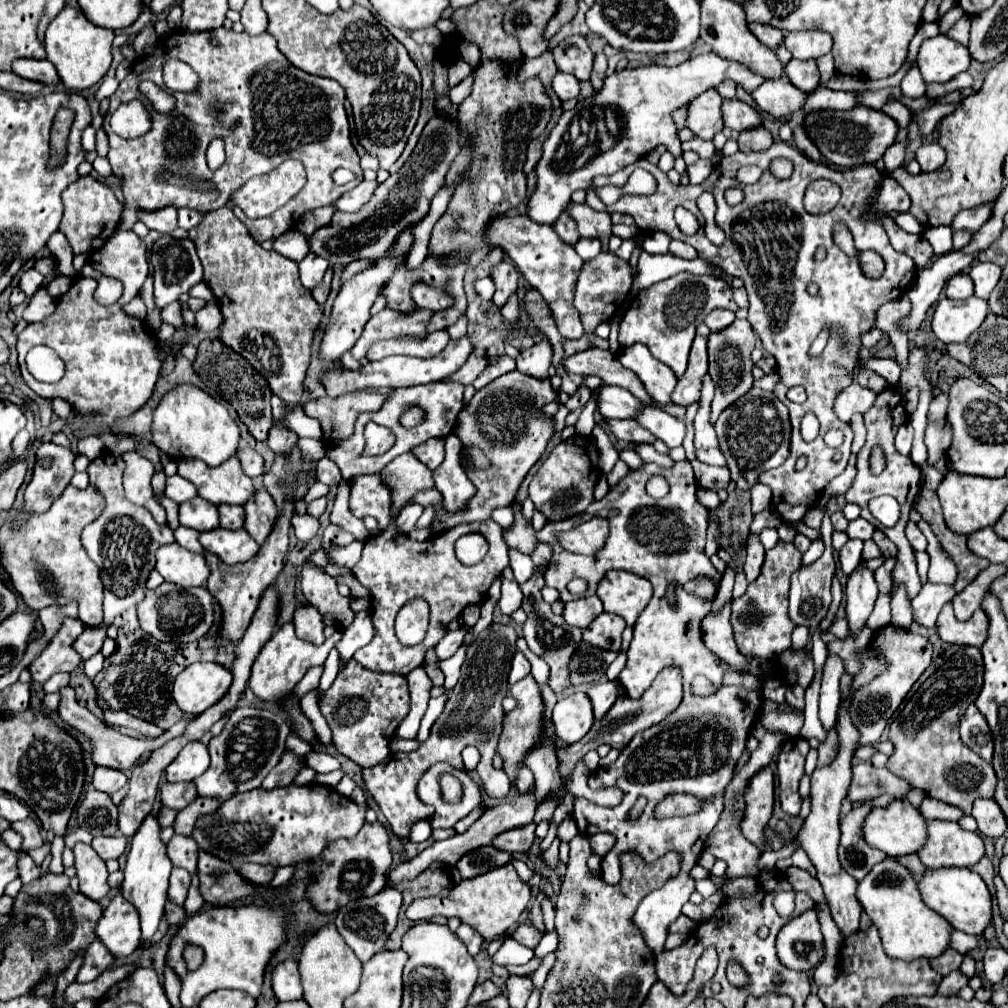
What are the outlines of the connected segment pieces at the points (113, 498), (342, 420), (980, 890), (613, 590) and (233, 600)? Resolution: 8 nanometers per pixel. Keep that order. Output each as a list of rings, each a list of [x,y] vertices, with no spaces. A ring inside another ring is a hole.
[[[106,451],[105,456],[93,460],[87,468],[89,484],[95,486],[105,496],[103,514],[83,530],[83,546],[89,558],[99,566],[101,582],[105,586],[105,600],[103,600],[105,626],[109,626],[127,608],[137,606],[143,600],[145,582],[149,578],[149,572],[155,568],[157,548],[175,542],[169,524],[157,524],[145,508],[135,506],[125,498],[121,486],[123,464],[125,464],[123,458],[115,458],[113,453]]]
[[[357,392],[339,398],[323,396],[317,400],[307,400],[303,404],[303,410],[307,416],[321,422],[323,442],[327,444],[327,448],[331,448],[335,442],[353,434],[355,420],[361,412],[379,410],[385,400],[387,394],[383,392]]]
[[[969,868],[927,870],[923,880],[919,880],[919,890],[925,904],[939,912],[955,930],[961,930],[965,934],[983,934],[991,922],[993,906],[987,884],[977,872],[971,872]]]
[[[611,570],[599,582],[597,596],[601,598],[605,612],[617,614],[627,622],[627,626],[633,626],[651,600],[651,584],[637,574]]]
[[[289,502],[285,506],[285,512],[277,518],[277,524],[271,532],[271,538],[267,538],[267,542],[261,546],[261,550],[257,552],[257,556],[251,562],[229,566],[229,564],[221,562],[215,554],[205,552],[205,558],[211,564],[211,576],[209,576],[209,582],[207,582],[207,590],[213,594],[213,598],[223,608],[221,636],[231,640],[233,644],[237,644],[241,640],[241,636],[245,634],[245,630],[247,630],[247,626],[249,626],[249,622],[251,622],[251,618],[253,618],[253,614],[259,606],[259,600],[261,600],[263,592],[275,582],[275,578],[279,576],[279,572],[283,568],[287,546],[289,546],[287,532],[291,528],[291,510],[293,510],[293,502]]]

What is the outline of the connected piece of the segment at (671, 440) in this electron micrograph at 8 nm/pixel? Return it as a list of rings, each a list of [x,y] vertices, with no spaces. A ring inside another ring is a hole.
[[[645,406],[639,416],[637,422],[641,426],[645,426],[649,432],[653,432],[657,438],[661,438],[669,448],[681,446],[683,438],[685,438],[685,420],[673,418],[667,412],[655,408],[655,406]]]

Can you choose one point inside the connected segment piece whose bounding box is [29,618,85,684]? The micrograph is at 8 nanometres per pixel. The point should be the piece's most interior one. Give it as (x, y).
(58, 657)

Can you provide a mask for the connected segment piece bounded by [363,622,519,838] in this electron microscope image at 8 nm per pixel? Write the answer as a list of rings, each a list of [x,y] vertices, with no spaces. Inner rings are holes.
[[[493,622],[489,628],[485,628],[467,648],[467,658],[461,666],[461,678],[457,686],[449,692],[441,716],[433,722],[431,736],[415,752],[389,754],[385,762],[379,762],[379,766],[363,770],[365,790],[377,800],[395,836],[407,838],[415,822],[429,820],[433,816],[433,806],[423,804],[417,796],[417,782],[437,762],[447,762],[453,768],[461,770],[461,750],[465,746],[475,746],[481,754],[477,772],[483,791],[493,798],[505,798],[509,794],[509,778],[502,769],[492,766],[492,760],[503,730],[505,710],[501,702],[507,696],[507,678],[511,670],[511,658],[517,650],[517,638],[519,634],[511,624]]]

